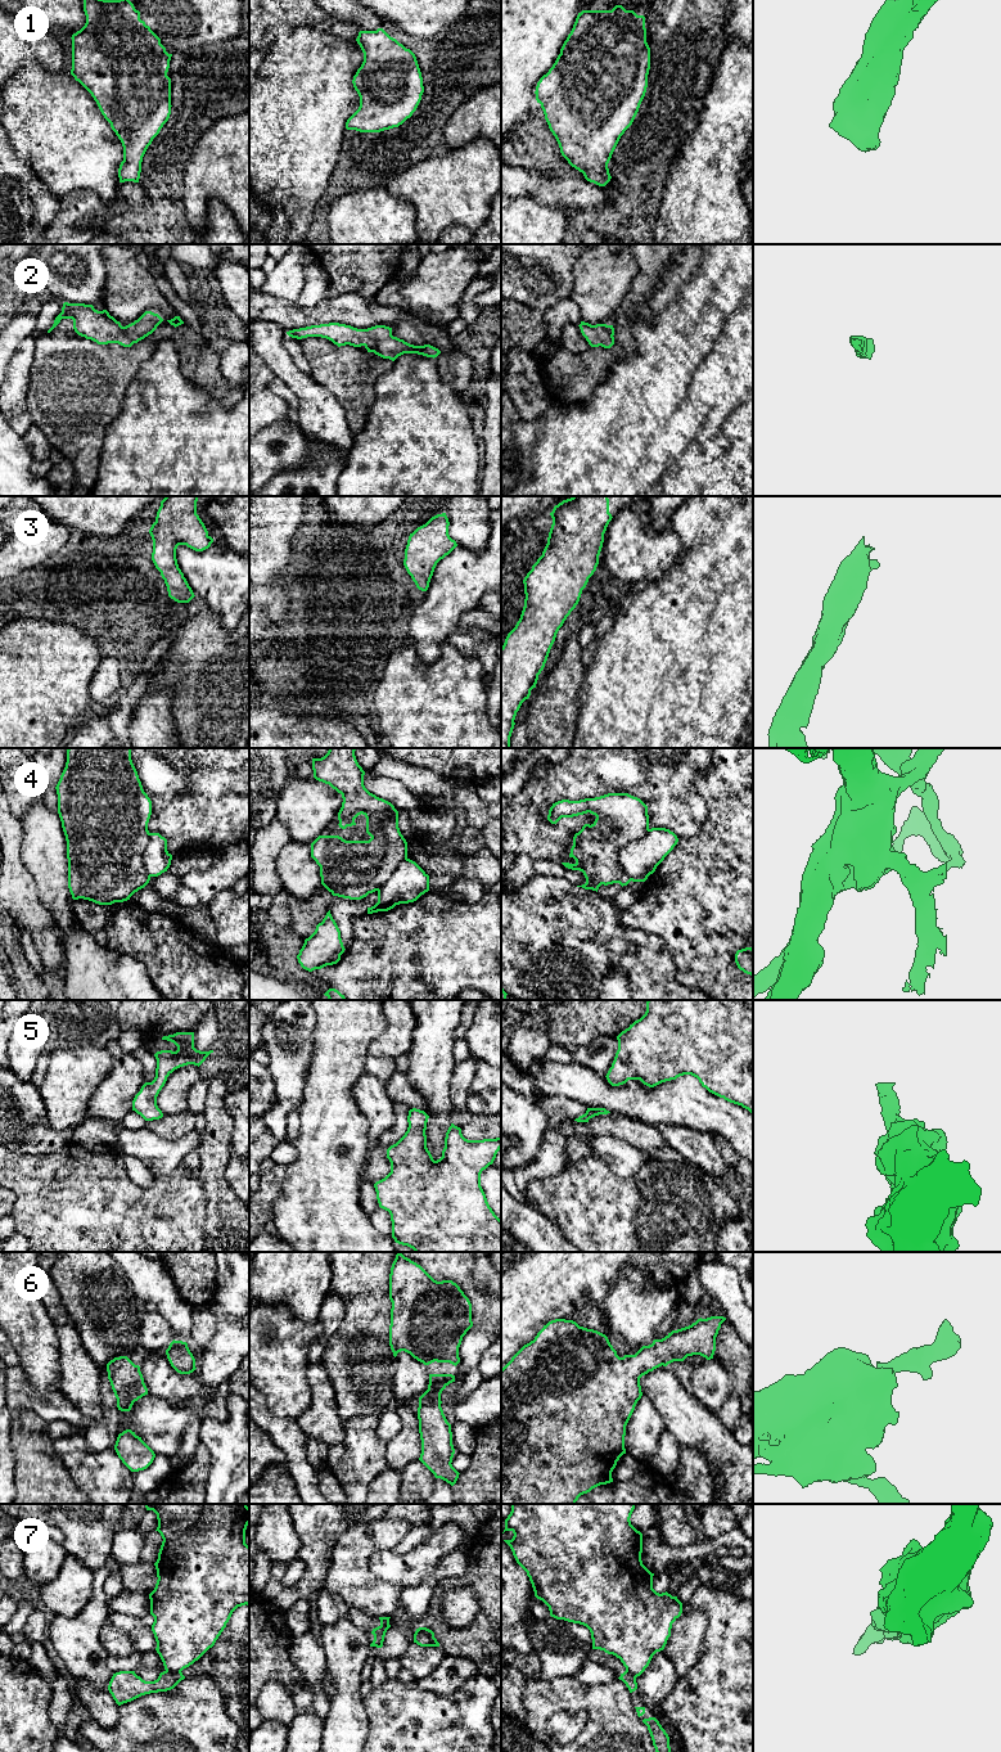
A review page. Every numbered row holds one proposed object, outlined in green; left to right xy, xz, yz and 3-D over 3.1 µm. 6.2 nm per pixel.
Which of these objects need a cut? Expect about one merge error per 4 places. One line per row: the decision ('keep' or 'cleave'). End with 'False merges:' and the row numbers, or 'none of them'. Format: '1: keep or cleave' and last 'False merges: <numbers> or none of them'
1: keep
2: keep
3: keep
4: cleave
5: keep
6: keep
7: cleave
False merges: 4, 7

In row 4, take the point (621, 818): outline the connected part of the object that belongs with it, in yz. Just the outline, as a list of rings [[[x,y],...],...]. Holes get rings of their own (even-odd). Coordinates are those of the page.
[[[608,793],[580,801],[562,800],[553,803],[549,810],[547,820],[551,824],[556,824],[562,818],[573,818],[587,812],[595,815],[596,819],[591,825],[585,824],[573,837],[569,857],[573,857],[576,863],[562,864],[568,869],[583,873],[586,883],[577,887],[585,889],[598,892],[601,884],[608,886],[613,883],[619,883],[622,887],[627,886],[631,878],[619,868],[618,850],[641,838],[649,830],[648,806],[640,798],[628,793]]]

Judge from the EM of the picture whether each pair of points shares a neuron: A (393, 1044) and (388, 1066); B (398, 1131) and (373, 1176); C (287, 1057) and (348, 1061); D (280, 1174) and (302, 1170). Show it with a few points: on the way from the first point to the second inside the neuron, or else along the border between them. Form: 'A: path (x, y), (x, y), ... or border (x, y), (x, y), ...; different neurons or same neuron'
A: border (369, 1054), (395, 1059); different neurons
B: path (387, 1142), (378, 1152), (378, 1165); same neuron
C: border (315, 1028), (312, 1034), (312, 1055), (302, 1088); different neurons
D: border (287, 1167), (287, 1178), (275, 1201); different neurons

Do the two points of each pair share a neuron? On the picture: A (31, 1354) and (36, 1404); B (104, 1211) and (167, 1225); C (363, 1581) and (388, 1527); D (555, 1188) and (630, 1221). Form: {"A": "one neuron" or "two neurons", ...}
{"A": "two neurons", "B": "one neuron", "C": "one neuron", "D": "one neuron"}

